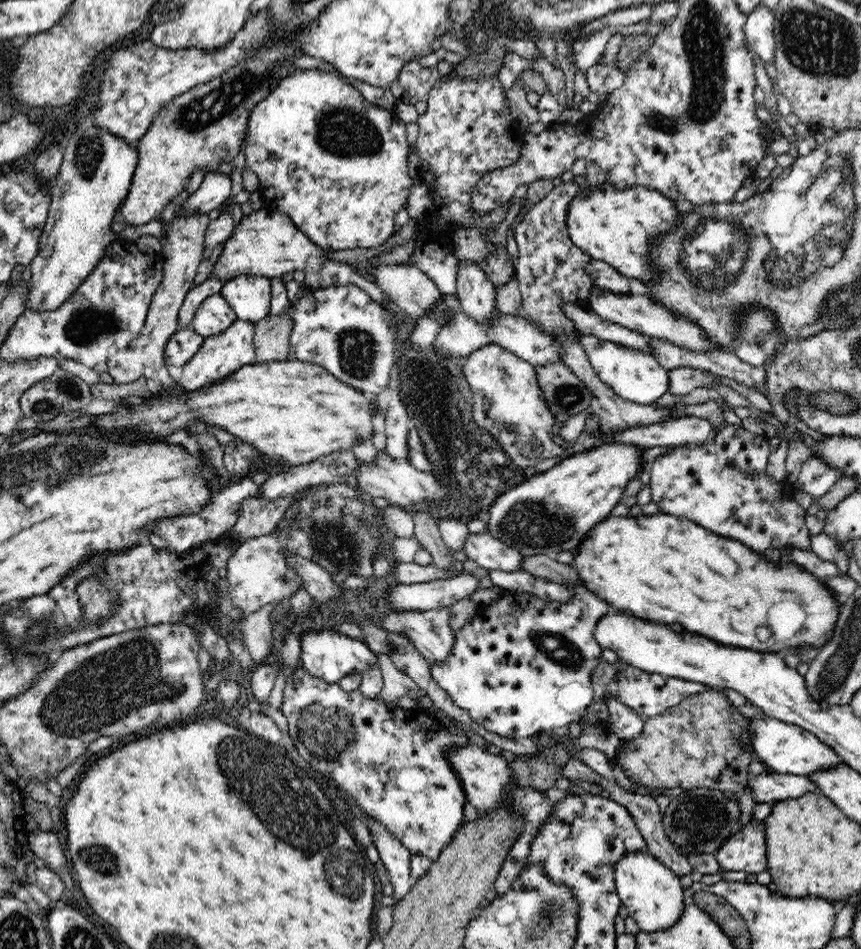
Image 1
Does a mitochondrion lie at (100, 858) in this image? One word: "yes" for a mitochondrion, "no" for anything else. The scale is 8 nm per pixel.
yes

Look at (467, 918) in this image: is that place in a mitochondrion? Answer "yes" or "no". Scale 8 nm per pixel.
no

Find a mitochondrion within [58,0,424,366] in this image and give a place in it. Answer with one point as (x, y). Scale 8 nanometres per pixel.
(193, 116)

